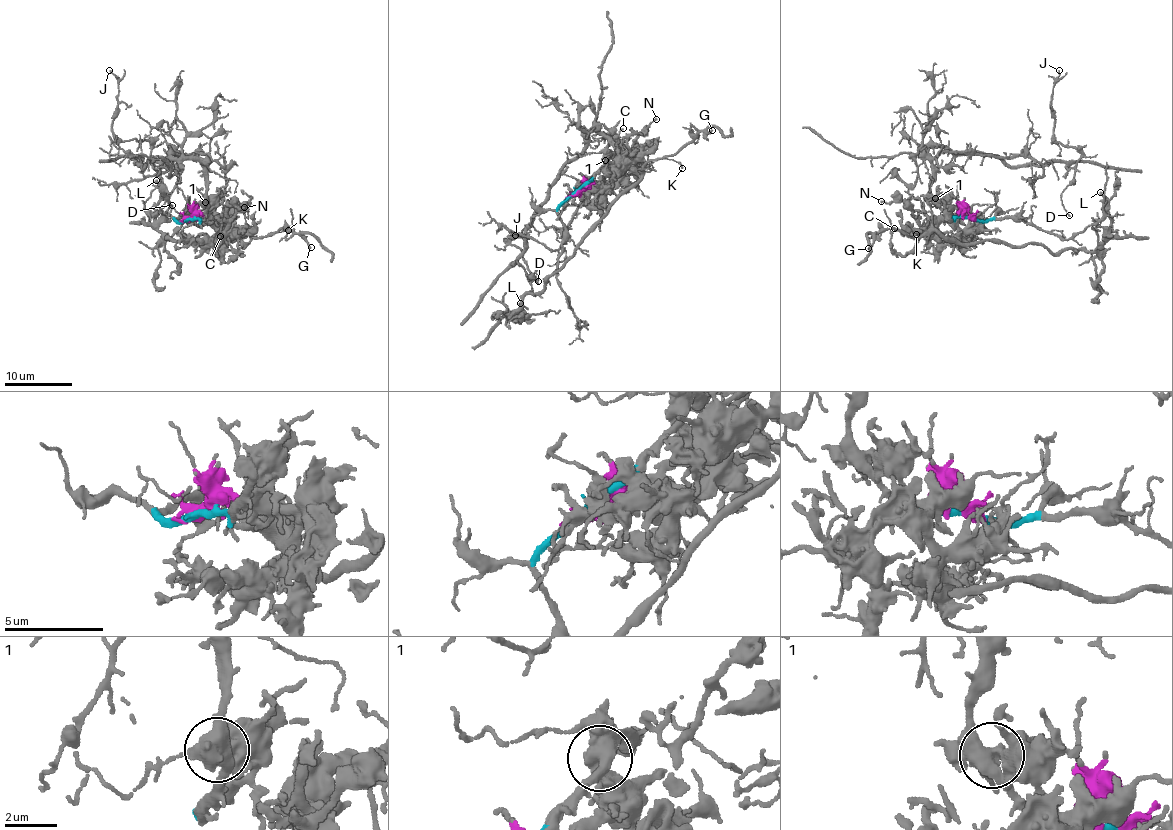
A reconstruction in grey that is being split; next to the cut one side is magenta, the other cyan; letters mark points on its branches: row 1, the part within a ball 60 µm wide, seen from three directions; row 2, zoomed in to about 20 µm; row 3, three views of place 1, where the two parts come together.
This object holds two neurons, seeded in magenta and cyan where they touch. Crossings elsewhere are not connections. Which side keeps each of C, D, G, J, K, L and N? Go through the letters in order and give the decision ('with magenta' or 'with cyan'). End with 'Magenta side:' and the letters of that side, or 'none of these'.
C: with magenta
D: with cyan
G: with magenta
J: with cyan
K: with magenta
L: with magenta
N: with magenta
Magenta side: C, G, K, L, N

